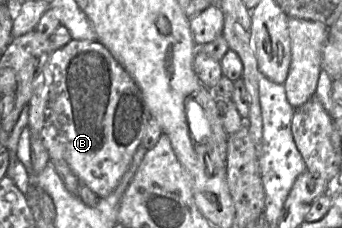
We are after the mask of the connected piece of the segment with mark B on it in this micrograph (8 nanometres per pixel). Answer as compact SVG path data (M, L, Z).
M71 39L47 57L34 81L28 102L28 128L38 135L50 160L63 159L72 172L99 198L107 197L129 168L150 118L150 111L135 80L98 40Z

